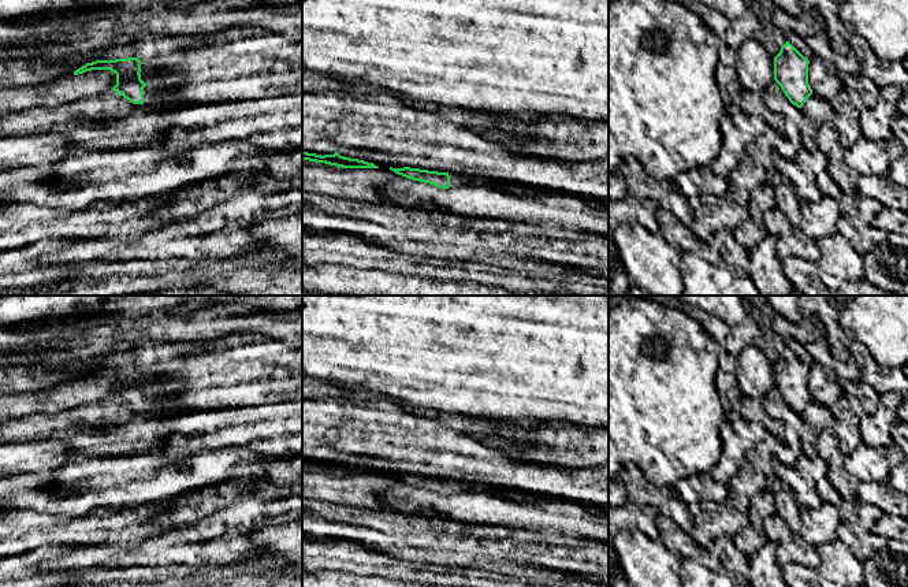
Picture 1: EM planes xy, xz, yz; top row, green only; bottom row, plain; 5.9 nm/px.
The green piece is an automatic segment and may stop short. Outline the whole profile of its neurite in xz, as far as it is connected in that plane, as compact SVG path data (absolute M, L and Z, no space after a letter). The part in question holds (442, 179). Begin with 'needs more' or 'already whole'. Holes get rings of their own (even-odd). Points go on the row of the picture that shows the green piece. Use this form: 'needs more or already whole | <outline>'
needs more | M390 167L390 170L405 178L429 183L440 189L449 189L449 187L454 189L464 185L466 186L487 185L494 189L499 189L502 192L507 192L517 196L551 194L551 192L543 187L533 187L522 183L506 183L506 182L492 181L483 175L459 175L453 172L438 172L438 171L428 171L428 170L410 168L410 167L403 167L403 168Z

